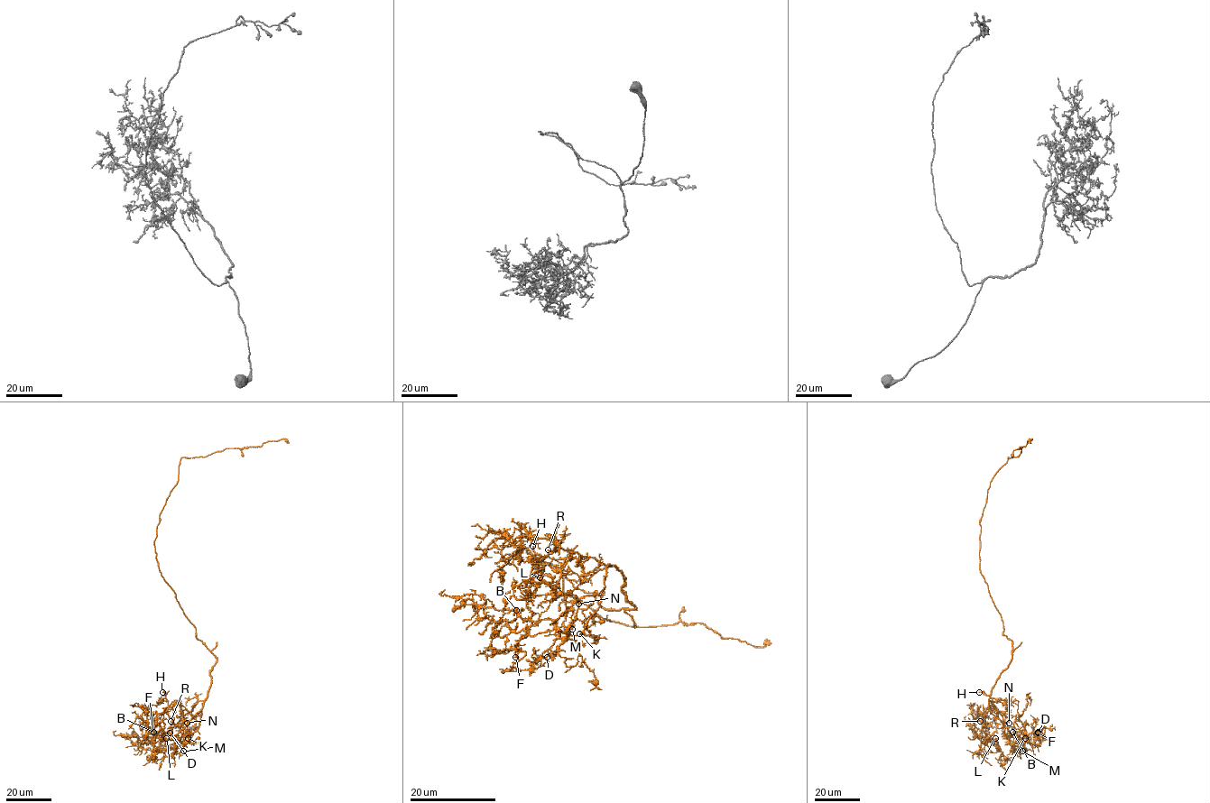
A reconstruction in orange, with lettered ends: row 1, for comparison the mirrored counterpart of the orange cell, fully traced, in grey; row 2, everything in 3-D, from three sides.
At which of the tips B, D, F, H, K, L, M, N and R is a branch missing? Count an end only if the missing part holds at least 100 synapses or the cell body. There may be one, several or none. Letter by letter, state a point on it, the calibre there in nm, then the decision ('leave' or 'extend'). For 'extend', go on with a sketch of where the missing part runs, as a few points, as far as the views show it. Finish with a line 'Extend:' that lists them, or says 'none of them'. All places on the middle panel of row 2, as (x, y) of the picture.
B: place (516, 610); calibre 90 nm; leave
D: place (547, 657); calibre 100 nm; leave
F: place (515, 657); calibre 140 nm; leave
H: place (532, 546); calibre 130 nm; leave
K: place (579, 633); calibre 150 nm; leave
L: place (540, 577); calibre 120 nm; leave
M: place (572, 629); calibre 160 nm; leave
N: place (578, 604); calibre 140 nm; leave
R: place (548, 549); calibre 110 nm; leave
Extend: none of them

